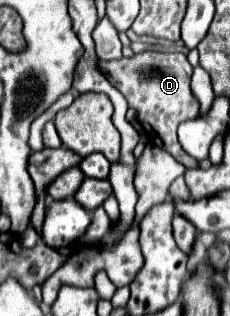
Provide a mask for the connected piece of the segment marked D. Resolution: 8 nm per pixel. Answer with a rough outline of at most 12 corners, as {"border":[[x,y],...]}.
{"border":[[180,52],[104,62],[148,140],[186,168],[180,122],[196,118]]}

